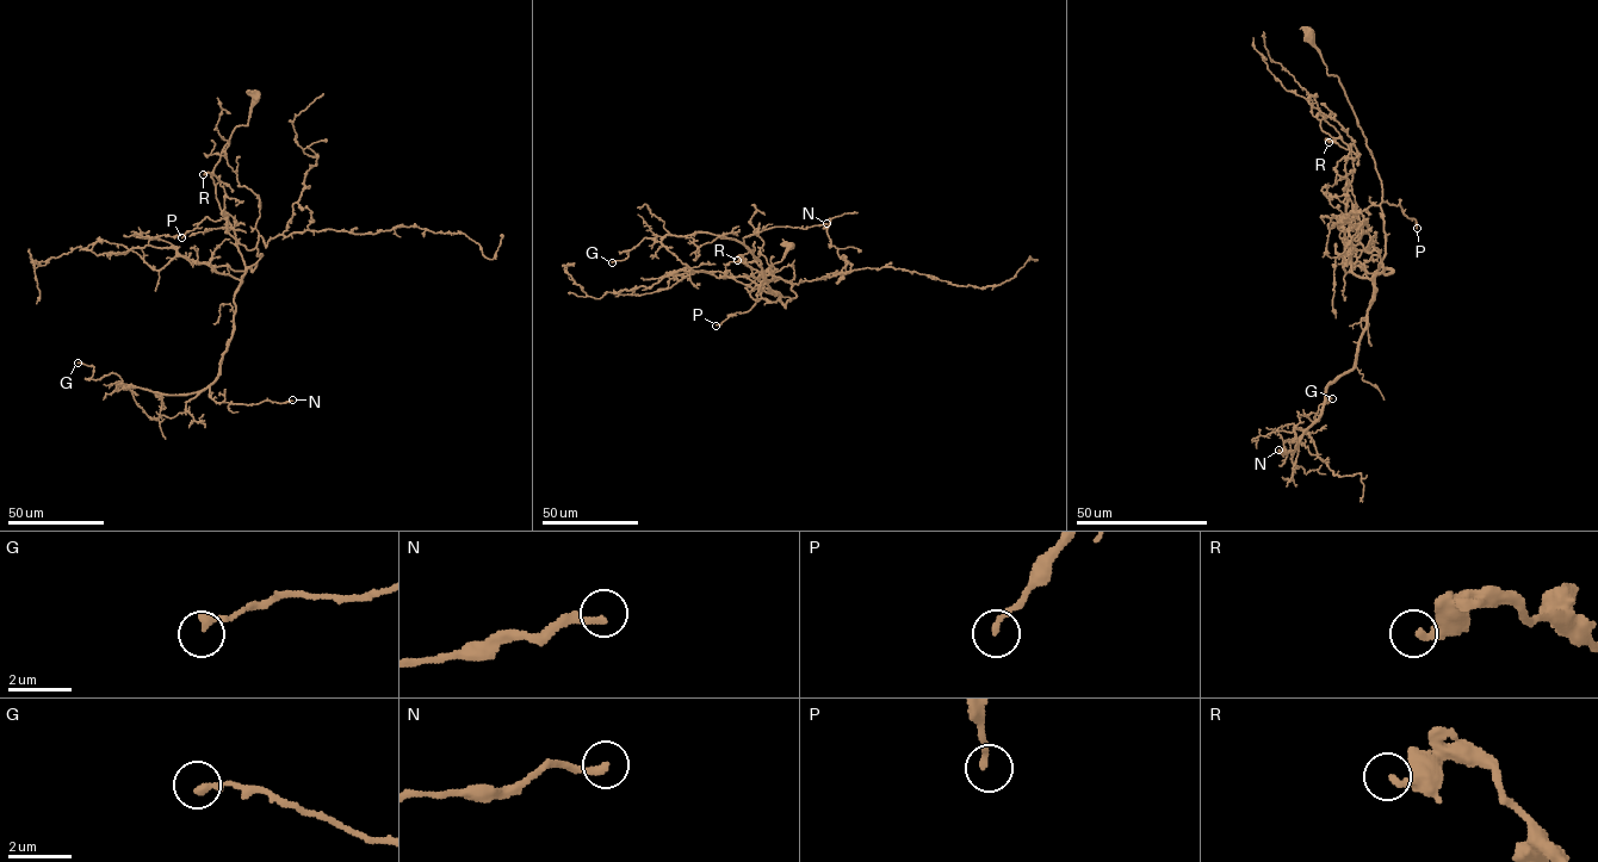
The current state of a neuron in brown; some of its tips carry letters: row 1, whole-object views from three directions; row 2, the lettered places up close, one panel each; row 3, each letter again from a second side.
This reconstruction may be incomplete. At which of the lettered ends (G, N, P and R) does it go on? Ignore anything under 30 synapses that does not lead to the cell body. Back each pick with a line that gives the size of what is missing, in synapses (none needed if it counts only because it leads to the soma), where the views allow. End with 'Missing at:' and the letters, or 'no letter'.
N: 35 syn
Missing at: N

